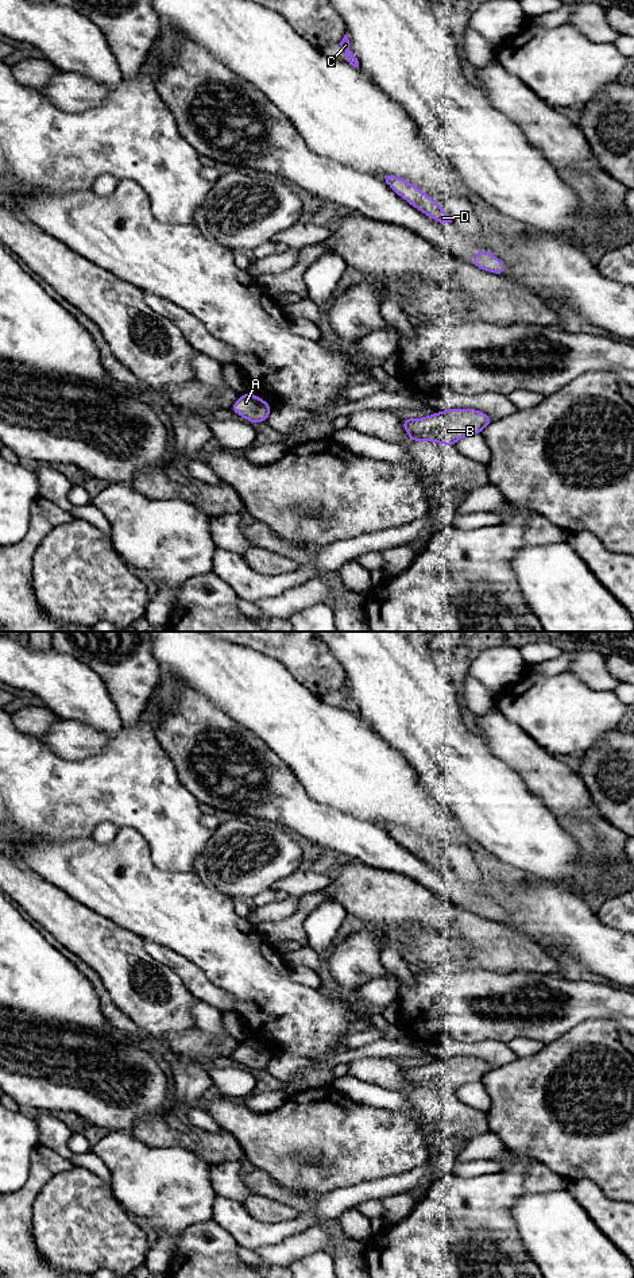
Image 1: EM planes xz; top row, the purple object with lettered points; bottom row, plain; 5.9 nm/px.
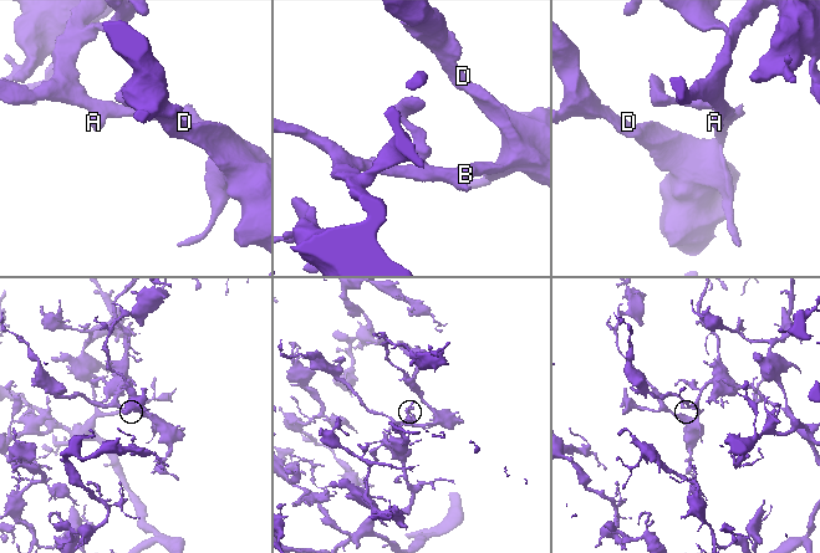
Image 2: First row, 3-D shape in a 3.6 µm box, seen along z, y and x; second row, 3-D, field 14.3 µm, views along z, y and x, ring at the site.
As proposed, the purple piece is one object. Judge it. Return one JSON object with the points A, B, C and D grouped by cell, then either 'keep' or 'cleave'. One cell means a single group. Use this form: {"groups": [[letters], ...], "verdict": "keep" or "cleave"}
{"groups": [["A", "B", "C", "D"]], "verdict": "keep"}

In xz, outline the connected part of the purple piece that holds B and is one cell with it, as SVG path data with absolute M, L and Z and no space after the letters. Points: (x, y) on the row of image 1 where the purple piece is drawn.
M448 409L429 417L403 418L410 441L434 441L455 445L464 436L479 435L494 420L475 409Z

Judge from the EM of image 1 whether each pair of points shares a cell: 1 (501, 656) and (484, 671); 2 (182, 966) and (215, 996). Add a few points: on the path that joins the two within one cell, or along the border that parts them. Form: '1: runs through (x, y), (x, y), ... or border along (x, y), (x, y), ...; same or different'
1: runs through (497, 660), (488, 668); same
2: runs through (190, 975), (207, 991); same

